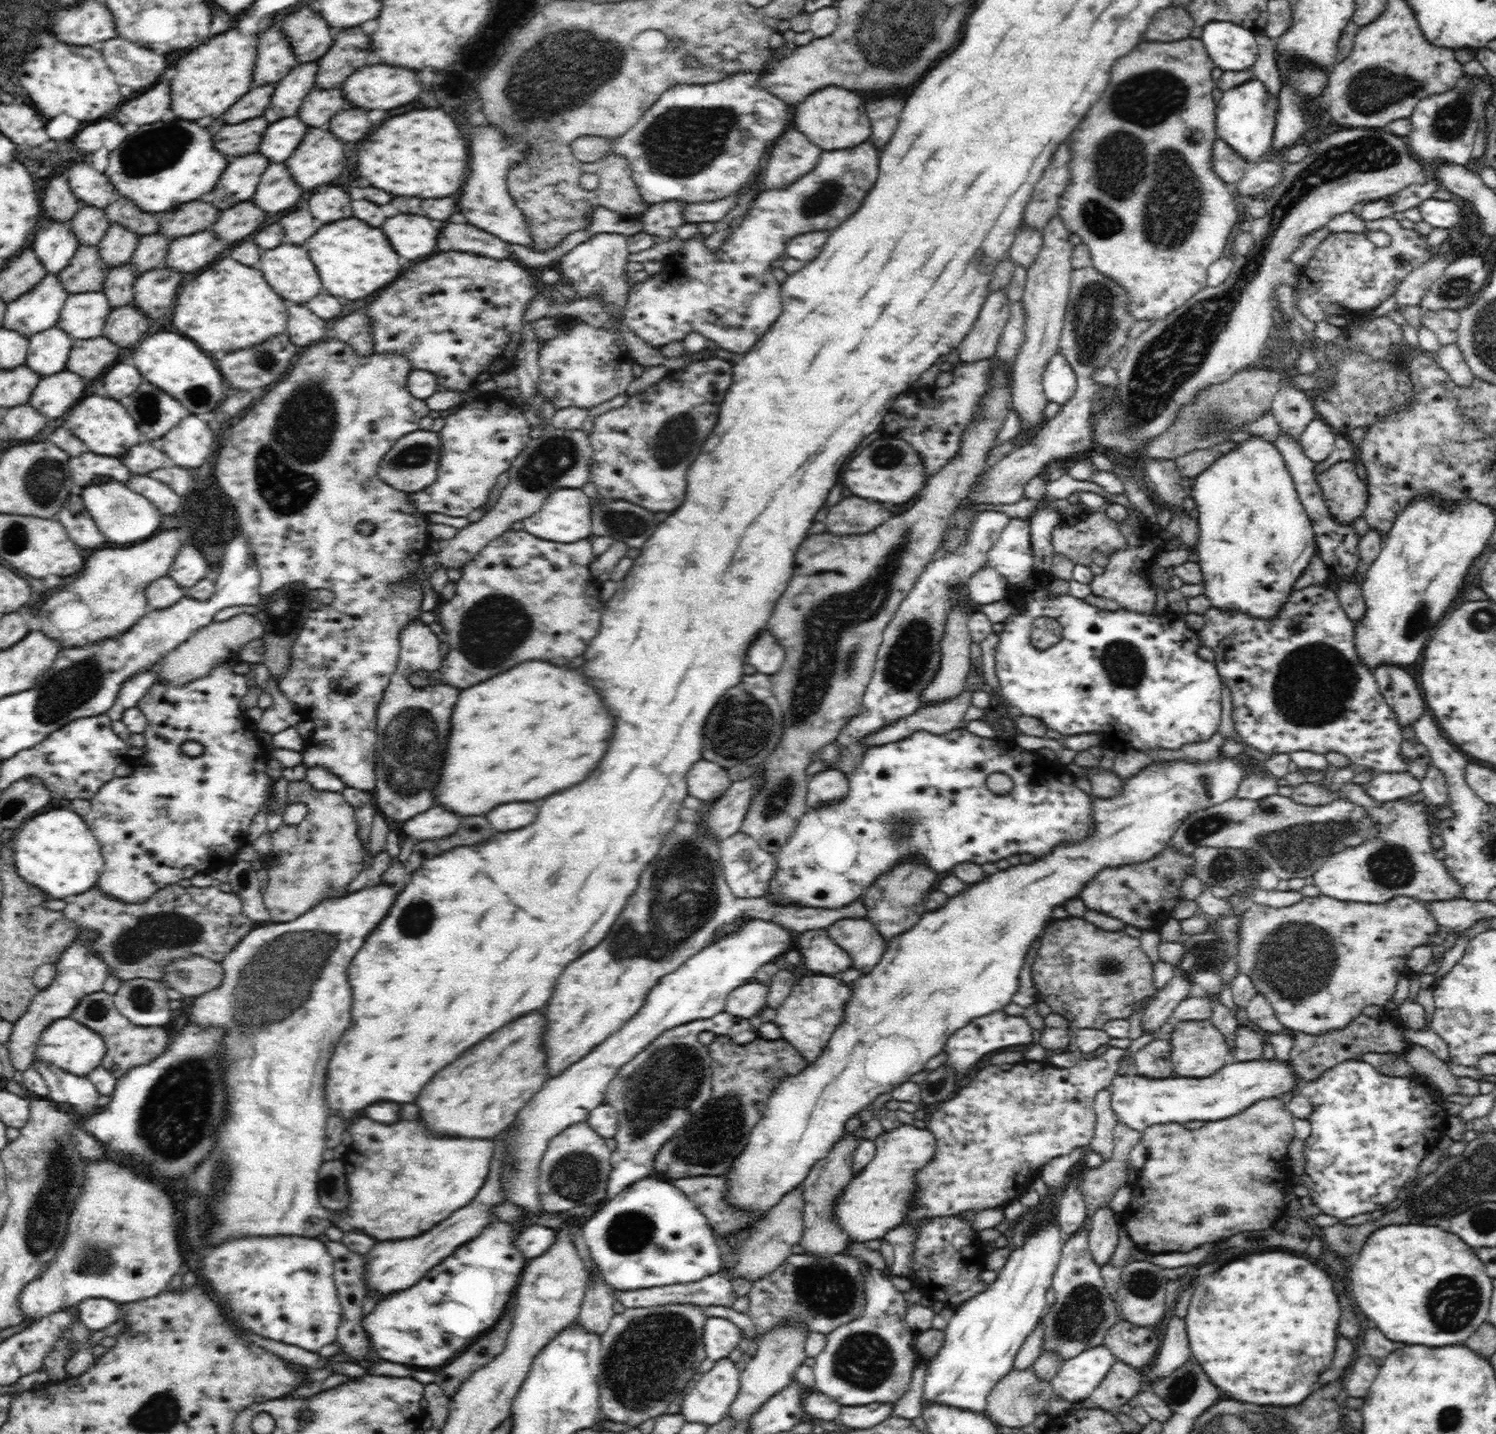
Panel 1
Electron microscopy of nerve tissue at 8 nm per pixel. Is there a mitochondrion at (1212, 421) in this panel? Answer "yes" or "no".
yes

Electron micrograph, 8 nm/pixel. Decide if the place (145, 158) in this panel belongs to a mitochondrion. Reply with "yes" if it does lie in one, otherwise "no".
yes

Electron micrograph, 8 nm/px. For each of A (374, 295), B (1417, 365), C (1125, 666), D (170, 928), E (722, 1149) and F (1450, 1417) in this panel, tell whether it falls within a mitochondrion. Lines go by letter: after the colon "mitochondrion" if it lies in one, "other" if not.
A: other
B: other
C: mitochondrion
D: mitochondrion
E: mitochondrion
F: mitochondrion

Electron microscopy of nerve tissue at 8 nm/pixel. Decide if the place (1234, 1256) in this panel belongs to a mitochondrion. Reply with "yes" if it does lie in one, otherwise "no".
no

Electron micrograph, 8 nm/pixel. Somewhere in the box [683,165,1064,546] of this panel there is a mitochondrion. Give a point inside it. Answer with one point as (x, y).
(828, 195)

